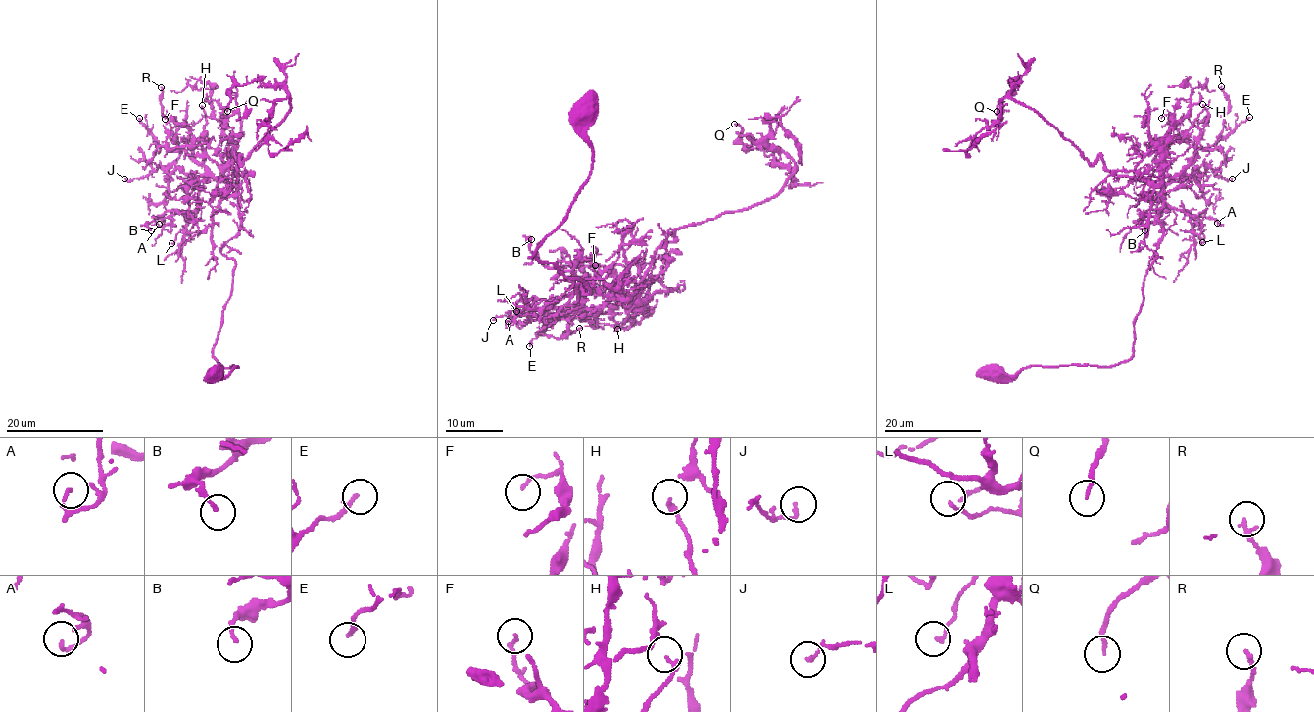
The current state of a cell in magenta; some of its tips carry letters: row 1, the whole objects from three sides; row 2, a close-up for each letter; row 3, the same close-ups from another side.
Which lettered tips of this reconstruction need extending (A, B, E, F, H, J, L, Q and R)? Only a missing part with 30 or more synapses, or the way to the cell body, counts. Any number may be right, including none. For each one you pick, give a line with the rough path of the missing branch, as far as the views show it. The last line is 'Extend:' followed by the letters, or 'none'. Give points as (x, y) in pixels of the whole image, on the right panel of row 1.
Extend: none

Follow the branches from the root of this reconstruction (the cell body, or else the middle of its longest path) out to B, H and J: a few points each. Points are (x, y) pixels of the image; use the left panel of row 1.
B: (215, 374), (239, 367), (214, 355), (236, 188), (202, 175), (188, 209), (151, 230)
H: (215, 374), (239, 367), (220, 366), (214, 344), (240, 216), (202, 105)
J: (215, 374), (239, 367), (214, 355), (235, 266), (220, 253), (240, 229), (236, 188), (174, 164), (124, 178)

